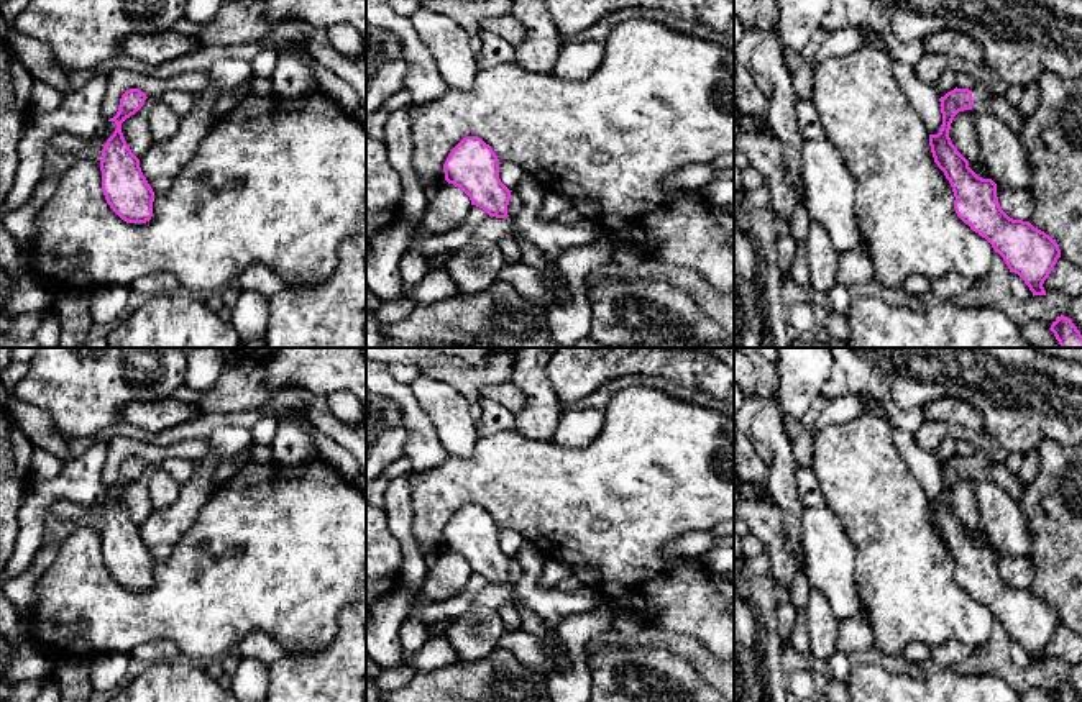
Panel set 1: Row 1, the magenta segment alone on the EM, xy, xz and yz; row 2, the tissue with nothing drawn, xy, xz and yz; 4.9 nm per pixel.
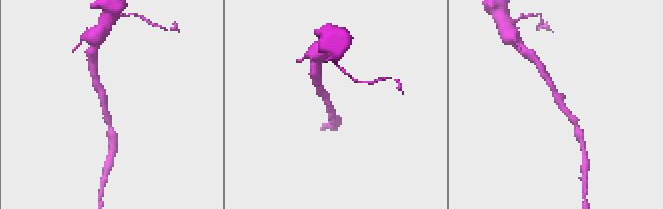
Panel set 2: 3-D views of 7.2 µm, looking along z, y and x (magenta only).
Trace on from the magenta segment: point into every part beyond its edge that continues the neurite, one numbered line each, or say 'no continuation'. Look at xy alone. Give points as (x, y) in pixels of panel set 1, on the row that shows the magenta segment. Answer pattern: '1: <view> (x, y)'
no continuation

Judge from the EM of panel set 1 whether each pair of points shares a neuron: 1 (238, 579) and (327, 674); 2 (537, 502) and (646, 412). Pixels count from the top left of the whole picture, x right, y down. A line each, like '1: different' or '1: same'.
1: different
2: same

